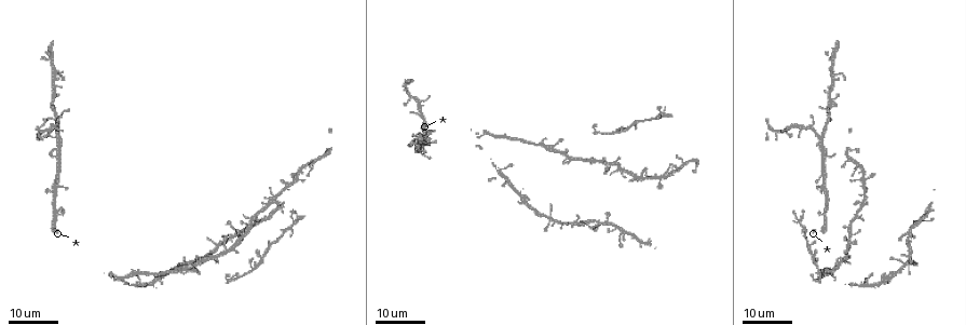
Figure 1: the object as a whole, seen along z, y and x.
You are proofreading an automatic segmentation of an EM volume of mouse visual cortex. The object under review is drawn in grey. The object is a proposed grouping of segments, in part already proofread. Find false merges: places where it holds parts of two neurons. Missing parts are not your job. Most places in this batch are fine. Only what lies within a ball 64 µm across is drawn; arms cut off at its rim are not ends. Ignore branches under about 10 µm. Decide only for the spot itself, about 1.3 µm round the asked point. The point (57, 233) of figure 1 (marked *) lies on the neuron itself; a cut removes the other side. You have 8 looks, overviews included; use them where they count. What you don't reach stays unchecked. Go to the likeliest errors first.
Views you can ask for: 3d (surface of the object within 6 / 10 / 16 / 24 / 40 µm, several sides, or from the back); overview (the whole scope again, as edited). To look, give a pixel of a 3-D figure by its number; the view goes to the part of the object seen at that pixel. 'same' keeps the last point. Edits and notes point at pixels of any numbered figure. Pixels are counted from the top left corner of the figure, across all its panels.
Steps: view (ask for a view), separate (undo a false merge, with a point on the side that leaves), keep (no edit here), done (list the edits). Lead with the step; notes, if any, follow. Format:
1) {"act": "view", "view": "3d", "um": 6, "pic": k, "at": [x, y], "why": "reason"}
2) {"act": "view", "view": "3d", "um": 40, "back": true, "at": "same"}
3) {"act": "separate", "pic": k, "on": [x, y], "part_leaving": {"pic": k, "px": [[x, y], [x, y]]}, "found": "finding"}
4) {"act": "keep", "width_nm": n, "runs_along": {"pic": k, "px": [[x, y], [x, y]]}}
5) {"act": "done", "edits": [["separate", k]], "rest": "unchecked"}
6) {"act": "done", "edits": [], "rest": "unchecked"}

{"act": "view", "view": "3d", "um": 24, "pic": 1, "at": [822, 135]}

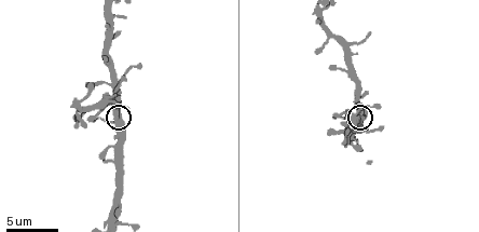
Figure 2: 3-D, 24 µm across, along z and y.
{"act": "view", "view": "3d", "um": 6, "pic": 2, "at": [122, 120], "why": "zoom in"}

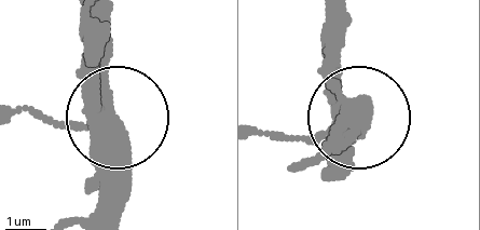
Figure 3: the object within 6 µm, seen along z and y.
{"act": "view", "view": "3d", "um": 6, "back": true, "pic": 3, "at": [113, 119], "why": "other side"}

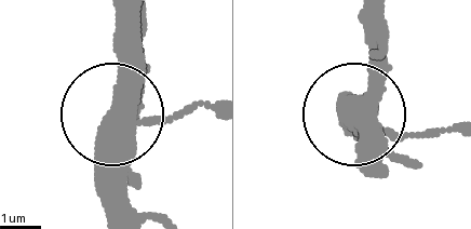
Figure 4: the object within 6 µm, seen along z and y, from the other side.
{"act": "keep", "found": "one neuron here"}

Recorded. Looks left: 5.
{"act": "view", "view": "3d", "um": 24, "pic": 1, "at": [599, 160]}

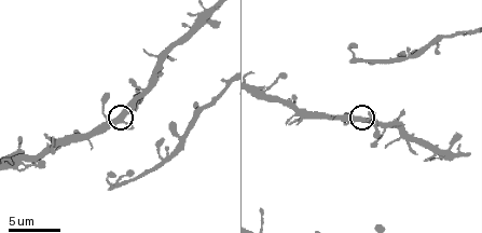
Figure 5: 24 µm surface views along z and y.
{"act": "view", "view": "3d", "um": 6, "pic": 5, "at": [364, 118], "why": "closer look"}

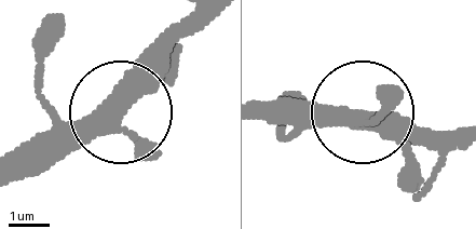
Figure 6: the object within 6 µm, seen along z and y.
{"act": "keep", "arms": 3, "runs_along": {"pic": 6, "px": [[24, 176], [96, 135], [206, 25]]}, "found": "continuous, no second neuron"}

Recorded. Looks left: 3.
{"act": "view", "view": "3d", "um": 24, "pic": 1, "at": [862, 167], "why": "four arms meet"}

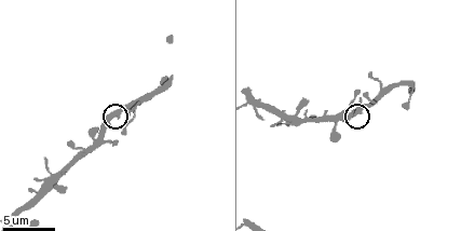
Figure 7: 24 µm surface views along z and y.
{"act": "view", "view": "3d", "um": 6, "pic": 7, "at": [113, 115]}

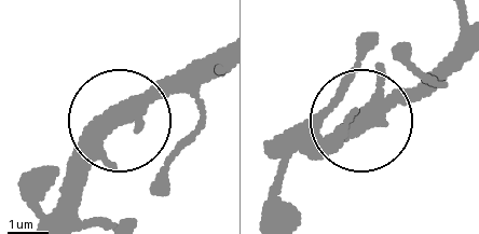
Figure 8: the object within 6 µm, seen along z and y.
{"act": "keep", "arms": 4, "found": "all the same neuron"}

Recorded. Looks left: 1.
{"act": "view", "view": "3d", "um": 10, "pic": 7, "at": [77, 158], "why": "sudden change in width"}

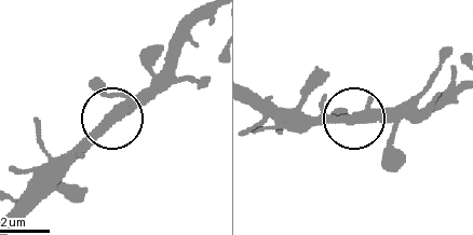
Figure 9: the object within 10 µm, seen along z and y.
{"act": "keep", "found": "continuous, no second neuron"}

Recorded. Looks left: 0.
{"act": "done", "edits": [], "rest": "unchecked"}

